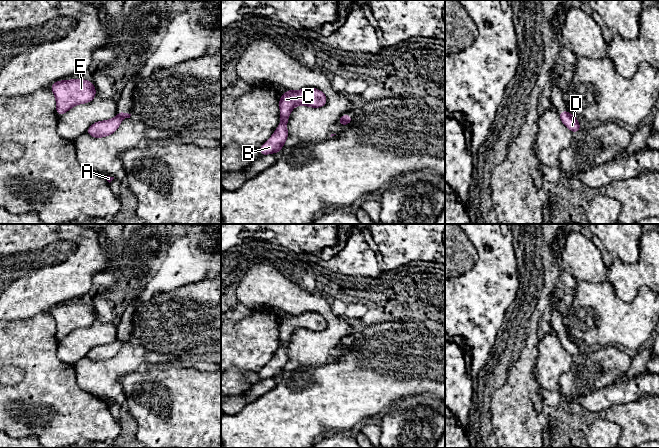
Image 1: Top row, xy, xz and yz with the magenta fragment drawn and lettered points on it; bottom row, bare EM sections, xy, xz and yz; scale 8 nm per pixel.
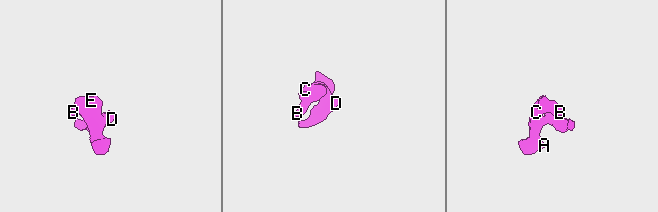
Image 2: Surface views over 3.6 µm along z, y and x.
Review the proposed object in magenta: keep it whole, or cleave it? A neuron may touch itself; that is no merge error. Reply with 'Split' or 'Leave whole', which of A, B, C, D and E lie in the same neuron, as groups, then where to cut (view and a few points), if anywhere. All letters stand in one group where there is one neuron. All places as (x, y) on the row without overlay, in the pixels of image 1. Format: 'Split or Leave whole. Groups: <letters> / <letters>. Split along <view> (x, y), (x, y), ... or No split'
Leave whole. Groups: A B C D E. No split

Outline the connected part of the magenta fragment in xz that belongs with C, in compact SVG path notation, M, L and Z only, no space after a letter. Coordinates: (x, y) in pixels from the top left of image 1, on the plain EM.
M305 312L303 314L287 314L280 320L279 332L281 344L278 352L271 362L258 372L260 379L278 377L289 361L287 356L287 345L292 333L297 329L306 329L311 332L320 332L327 329L326 319L317 312Z

